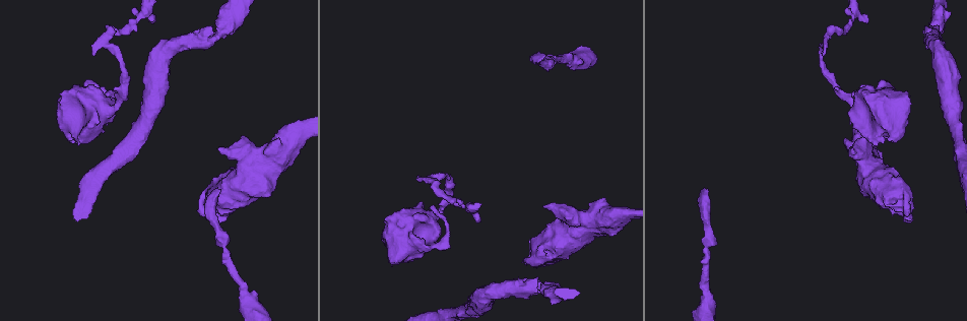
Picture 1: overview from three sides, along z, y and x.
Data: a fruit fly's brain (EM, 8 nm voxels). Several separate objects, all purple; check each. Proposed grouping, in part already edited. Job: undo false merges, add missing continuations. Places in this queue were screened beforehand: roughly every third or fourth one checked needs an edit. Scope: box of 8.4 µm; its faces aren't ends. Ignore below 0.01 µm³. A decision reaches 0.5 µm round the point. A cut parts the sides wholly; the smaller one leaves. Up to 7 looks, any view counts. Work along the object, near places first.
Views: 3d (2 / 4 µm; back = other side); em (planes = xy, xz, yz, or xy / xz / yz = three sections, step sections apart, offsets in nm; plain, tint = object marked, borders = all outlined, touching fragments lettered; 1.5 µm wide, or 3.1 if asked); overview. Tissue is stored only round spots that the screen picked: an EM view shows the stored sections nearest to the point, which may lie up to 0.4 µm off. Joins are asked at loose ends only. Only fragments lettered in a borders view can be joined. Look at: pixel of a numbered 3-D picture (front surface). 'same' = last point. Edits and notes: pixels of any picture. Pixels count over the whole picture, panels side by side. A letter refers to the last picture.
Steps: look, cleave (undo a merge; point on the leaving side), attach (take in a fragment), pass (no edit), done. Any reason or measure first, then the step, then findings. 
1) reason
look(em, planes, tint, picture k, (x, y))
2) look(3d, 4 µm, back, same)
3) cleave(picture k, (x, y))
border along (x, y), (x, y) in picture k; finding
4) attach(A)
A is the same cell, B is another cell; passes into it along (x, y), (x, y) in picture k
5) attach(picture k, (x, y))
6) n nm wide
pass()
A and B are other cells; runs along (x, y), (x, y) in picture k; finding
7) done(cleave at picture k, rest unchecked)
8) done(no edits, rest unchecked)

thick end
look(em, planes, borders, picture 1, (908, 211))

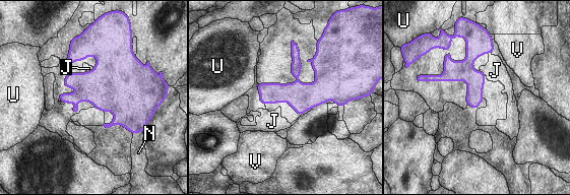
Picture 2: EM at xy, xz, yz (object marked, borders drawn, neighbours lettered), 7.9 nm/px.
attach(J)
J is the same cell, N, U and V are other cells; it goes on there

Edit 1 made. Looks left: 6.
calibre changes
look(3d, 2 µm, picture 1, (438, 244))

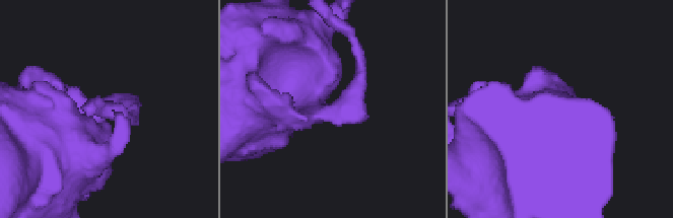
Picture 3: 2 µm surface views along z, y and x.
need the tissue
look(em, yz, step 4, tint, picture 3, (326, 113))

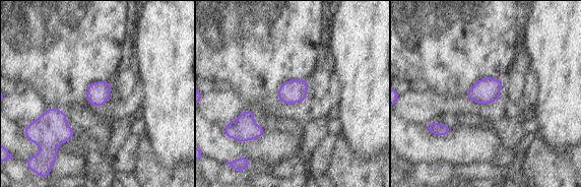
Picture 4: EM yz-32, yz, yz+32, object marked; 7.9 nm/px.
another direction
look(em, xy, step 4, borders, same)

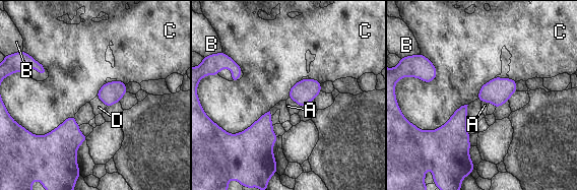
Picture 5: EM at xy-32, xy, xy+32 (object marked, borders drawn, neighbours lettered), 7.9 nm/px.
pass()
A, B, C and D are other cells; border along (467, 104), (435, 129), (407, 120) in picture 5; continuous, no second neuron

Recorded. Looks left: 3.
branch stops here
look(em, xy, step 4, tint, picture 1, (416, 177))

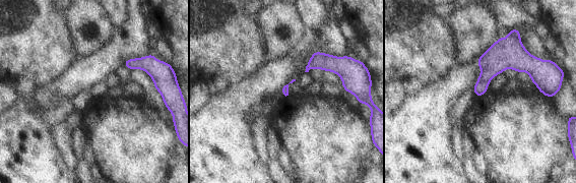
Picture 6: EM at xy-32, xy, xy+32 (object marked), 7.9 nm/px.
look(em, yz, step 8, tint, same)

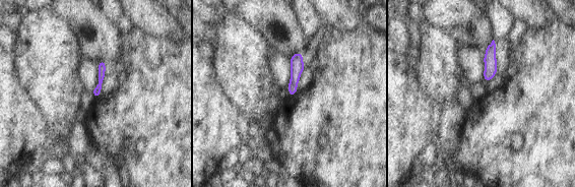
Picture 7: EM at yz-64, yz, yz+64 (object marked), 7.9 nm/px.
see the neighbours
look(em, yz, step 8, borders, same)

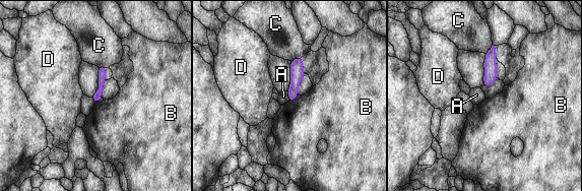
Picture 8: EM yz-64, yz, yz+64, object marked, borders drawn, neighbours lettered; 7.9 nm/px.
pass()
A, B, C and D are other cells; border along (298, 94), (288, 102) in picture 8; none of them fits

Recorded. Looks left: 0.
done(attach at picture 2, rest unchecked)

